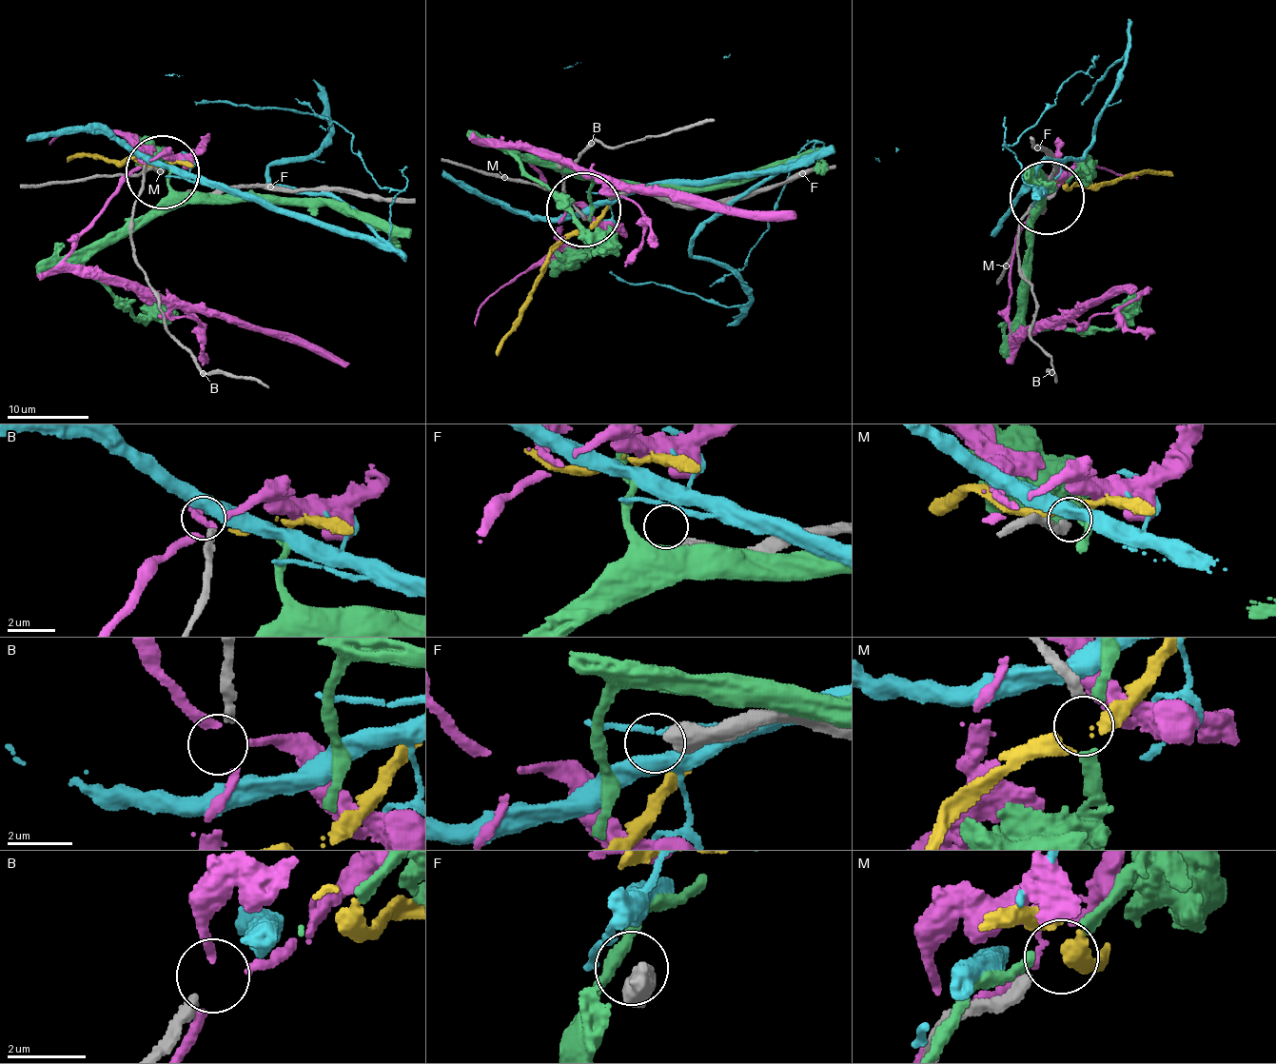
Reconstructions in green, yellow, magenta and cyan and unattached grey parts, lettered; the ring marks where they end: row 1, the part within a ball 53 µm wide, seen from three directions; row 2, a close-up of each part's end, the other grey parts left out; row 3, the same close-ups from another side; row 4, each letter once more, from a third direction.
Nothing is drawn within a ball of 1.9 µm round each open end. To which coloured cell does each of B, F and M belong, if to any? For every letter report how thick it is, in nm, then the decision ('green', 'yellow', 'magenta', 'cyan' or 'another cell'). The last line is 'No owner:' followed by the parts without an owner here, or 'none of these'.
B: 280 nm | another cell
F: 700 nm | another cell
M: 320 nm | another cell
No owner: B, F, M

